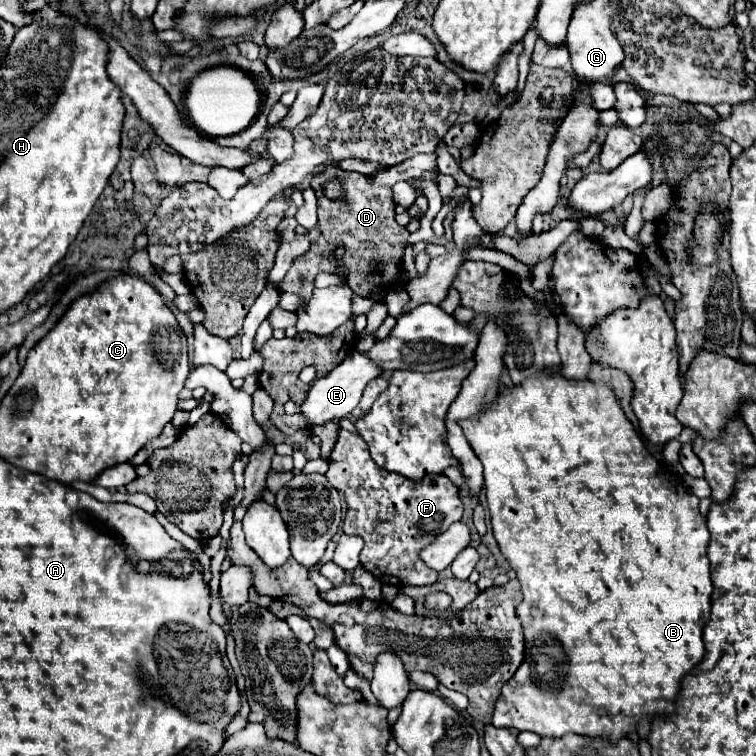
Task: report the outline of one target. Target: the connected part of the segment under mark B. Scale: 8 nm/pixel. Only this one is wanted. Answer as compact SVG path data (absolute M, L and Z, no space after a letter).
M537 373L533 377L527 377L519 387L499 393L487 413L461 421L461 427L485 469L485 491L493 535L499 543L501 553L517 571L517 579L521 581L523 591L523 601L517 607L517 617L521 619L523 635L527 639L527 657L515 671L515 675L503 685L503 693L495 703L493 725L513 727L517 731L533 731L537 735L547 735L555 739L563 737L565 733L603 737L615 745L619 739L637 731L637 723L641 719L675 715L679 711L679 697L675 695L681 691L683 677L705 657L703 627L711 615L713 581L707 559L711 533L707 529L705 517L699 513L699 497L689 493L685 485L681 485L679 475L663 469L663 465L647 451L643 439L633 429L615 393L607 385L597 385L593 381L567 381L559 373Z

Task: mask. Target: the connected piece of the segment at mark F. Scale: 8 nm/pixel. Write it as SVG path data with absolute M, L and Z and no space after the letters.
M339 429L337 443L329 457L329 471L325 473L329 483L345 495L347 501L347 513L343 519L343 531L347 535L359 535L365 541L365 547L361 551L361 565L377 577L385 585L429 585L437 581L437 571L427 569L425 563L421 563L419 553L433 543L433 539L447 531L451 523L459 521L463 515L463 503L459 499L459 489L445 477L445 475L425 475L421 481L405 479L403 475L385 471L377 467L369 455L367 443L345 429Z

